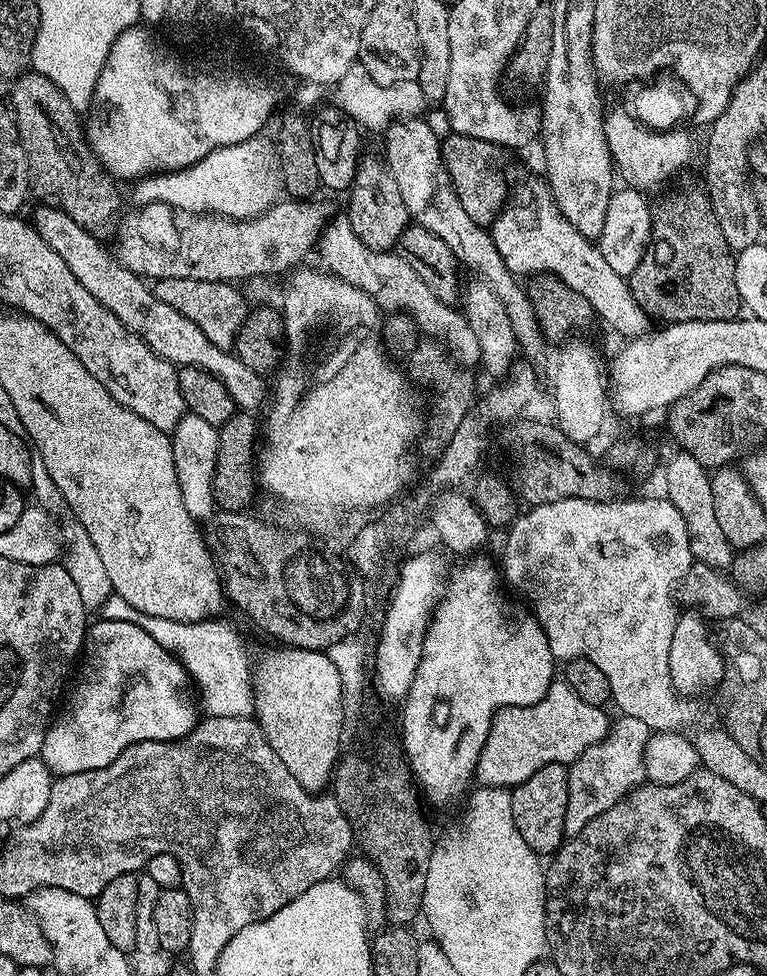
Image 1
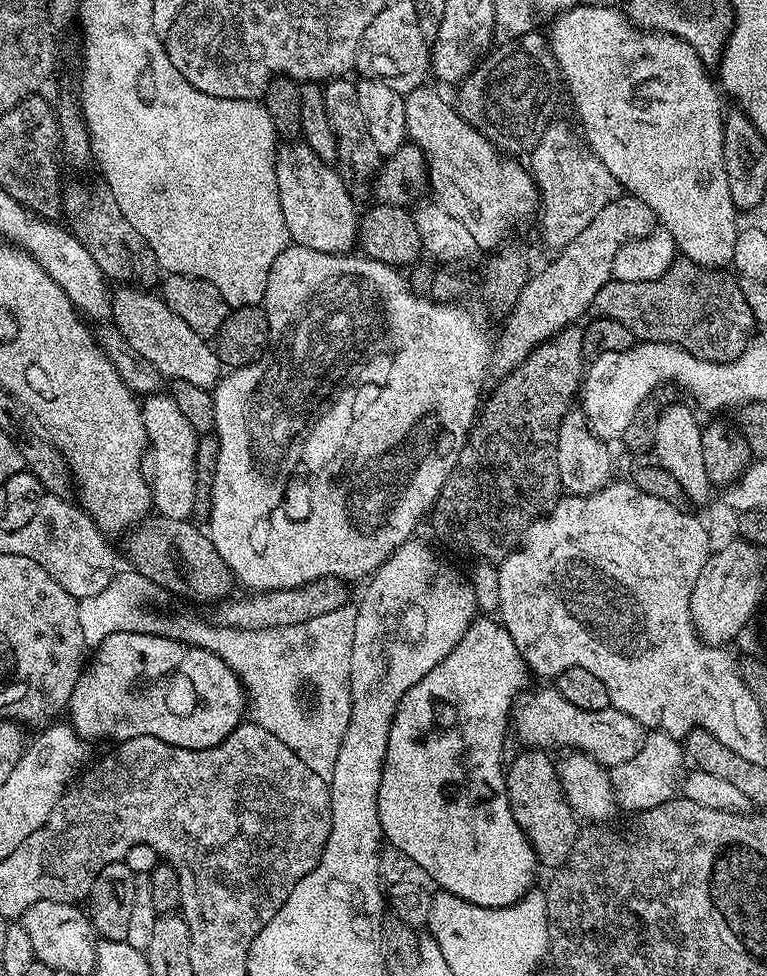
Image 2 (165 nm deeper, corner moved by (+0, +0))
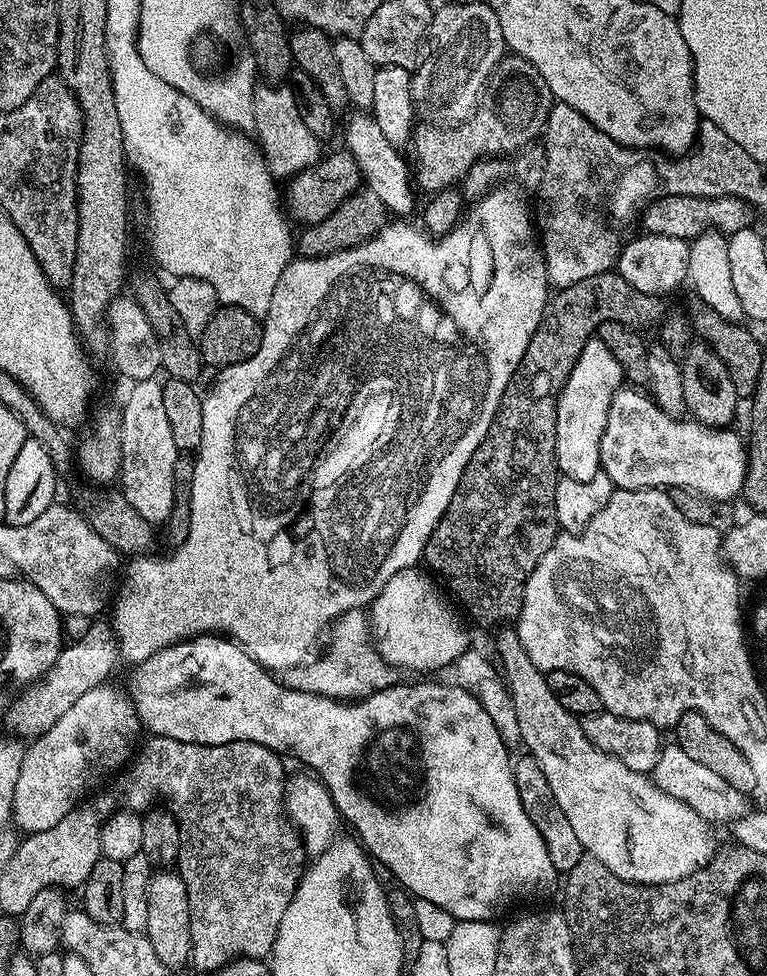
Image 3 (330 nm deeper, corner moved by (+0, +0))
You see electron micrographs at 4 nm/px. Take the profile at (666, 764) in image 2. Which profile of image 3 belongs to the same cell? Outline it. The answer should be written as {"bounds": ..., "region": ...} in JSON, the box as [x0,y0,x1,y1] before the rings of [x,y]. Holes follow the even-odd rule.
{"bounds":[650,742,750,822],"region":[[[674,742],[665,743],[661,747],[660,757],[650,775],[663,792],[670,794],[670,798],[678,798],[686,806],[690,806],[690,810],[694,810],[694,814],[698,814],[703,820],[731,822],[747,816],[750,811],[749,797],[745,793],[734,790],[730,782],[725,782],[718,774],[712,773],[707,766],[694,762],[694,758],[688,757],[686,750],[682,750]]]}

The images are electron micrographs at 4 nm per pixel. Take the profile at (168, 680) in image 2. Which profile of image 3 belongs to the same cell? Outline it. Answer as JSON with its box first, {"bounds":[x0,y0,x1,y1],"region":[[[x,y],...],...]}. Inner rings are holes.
{"bounds":[130,634,558,922],"region":[[[205,634],[194,636],[191,640],[182,640],[179,644],[172,644],[169,648],[155,652],[150,658],[135,665],[132,676],[130,695],[132,705],[141,725],[151,735],[174,738],[178,742],[191,744],[229,744],[235,740],[258,742],[270,750],[287,754],[293,752],[309,773],[318,777],[319,783],[328,789],[330,798],[334,802],[337,813],[356,831],[359,843],[365,853],[381,869],[389,868],[397,885],[417,900],[434,902],[434,906],[442,906],[442,910],[449,912],[457,922],[461,920],[491,921],[495,912],[511,906],[515,900],[528,900],[531,896],[548,896],[558,888],[558,873],[554,870],[554,862],[550,862],[550,854],[546,854],[546,842],[542,842],[542,834],[534,827],[534,822],[522,810],[522,798],[518,798],[518,786],[514,786],[512,766],[513,757],[504,739],[498,734],[498,726],[490,722],[490,714],[464,688],[454,688],[447,682],[440,684],[403,684],[397,682],[390,688],[383,688],[364,699],[355,702],[331,700],[313,692],[300,692],[297,688],[288,687],[283,679],[277,678],[268,669],[250,655],[246,649],[240,647],[235,640],[225,638],[220,634]]]}

